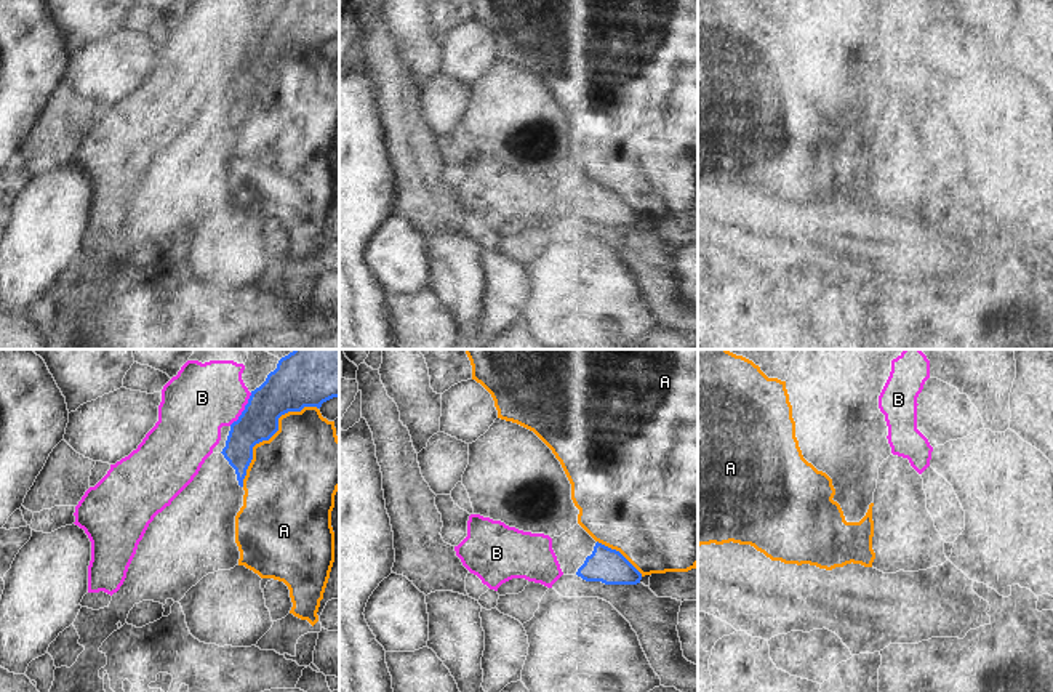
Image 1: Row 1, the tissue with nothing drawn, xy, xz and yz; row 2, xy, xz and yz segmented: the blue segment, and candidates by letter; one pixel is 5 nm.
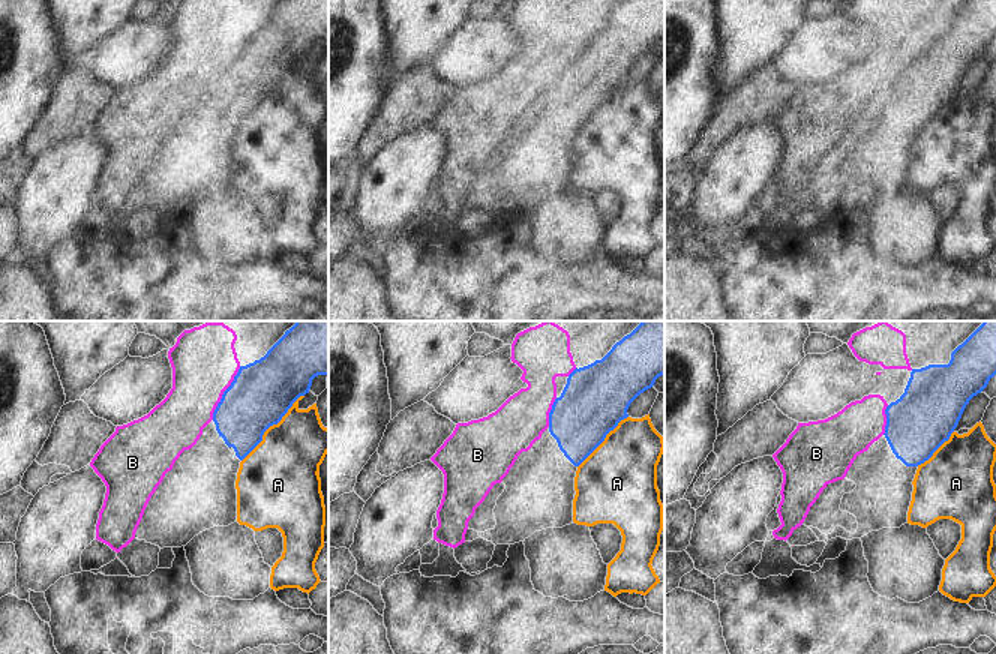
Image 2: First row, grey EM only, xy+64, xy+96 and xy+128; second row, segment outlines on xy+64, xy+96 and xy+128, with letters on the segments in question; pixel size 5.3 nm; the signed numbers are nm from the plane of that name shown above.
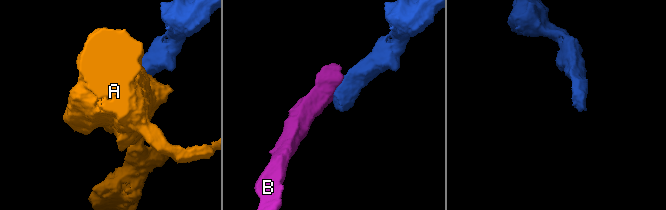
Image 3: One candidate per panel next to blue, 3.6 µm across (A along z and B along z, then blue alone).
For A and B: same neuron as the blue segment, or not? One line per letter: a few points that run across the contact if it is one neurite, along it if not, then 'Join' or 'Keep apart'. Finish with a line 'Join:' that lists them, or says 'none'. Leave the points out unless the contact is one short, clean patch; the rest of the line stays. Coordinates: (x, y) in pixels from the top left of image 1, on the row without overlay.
A: Keep apart
B: Line: xy (252, 34), (242, 55), (229, 66). Keep apart
Join: none

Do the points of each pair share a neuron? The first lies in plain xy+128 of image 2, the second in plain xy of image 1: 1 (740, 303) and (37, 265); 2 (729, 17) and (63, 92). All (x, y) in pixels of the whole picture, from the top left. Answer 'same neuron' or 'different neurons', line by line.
1: different neurons
2: different neurons

